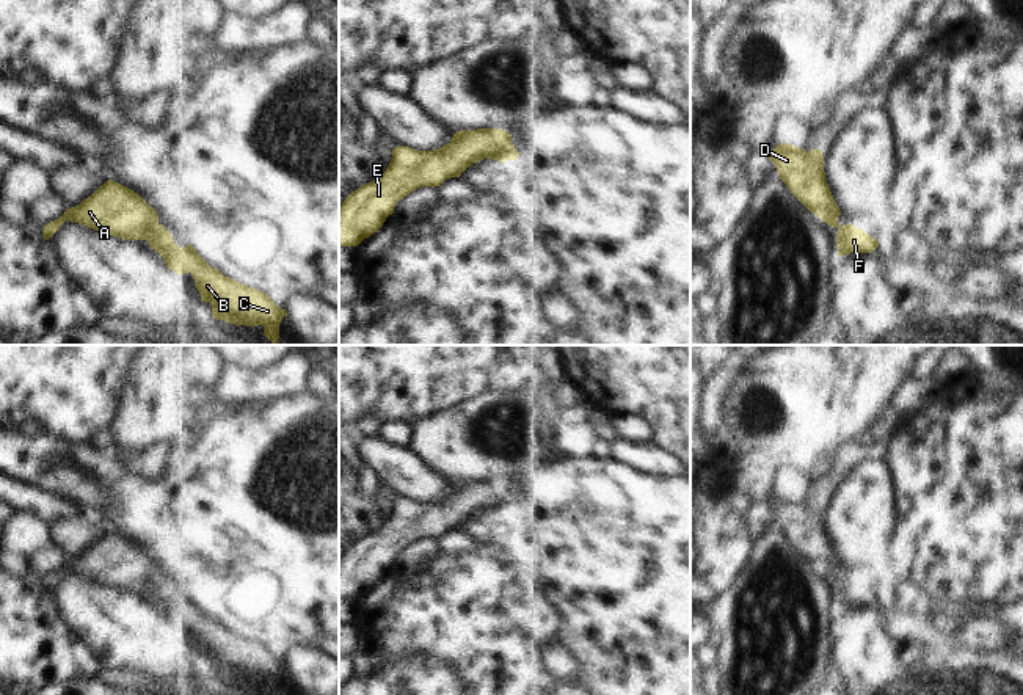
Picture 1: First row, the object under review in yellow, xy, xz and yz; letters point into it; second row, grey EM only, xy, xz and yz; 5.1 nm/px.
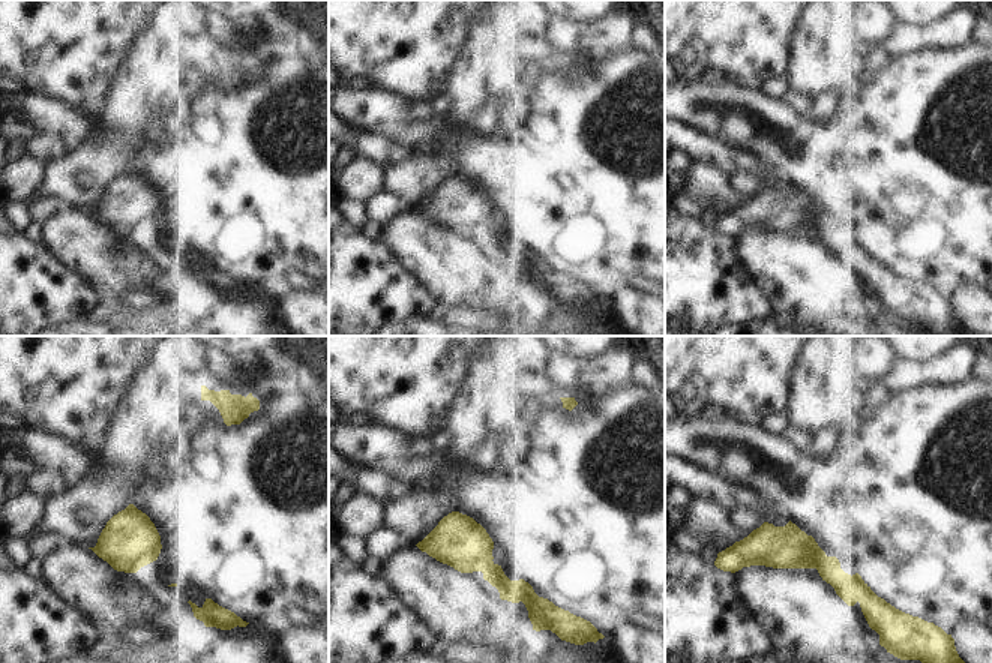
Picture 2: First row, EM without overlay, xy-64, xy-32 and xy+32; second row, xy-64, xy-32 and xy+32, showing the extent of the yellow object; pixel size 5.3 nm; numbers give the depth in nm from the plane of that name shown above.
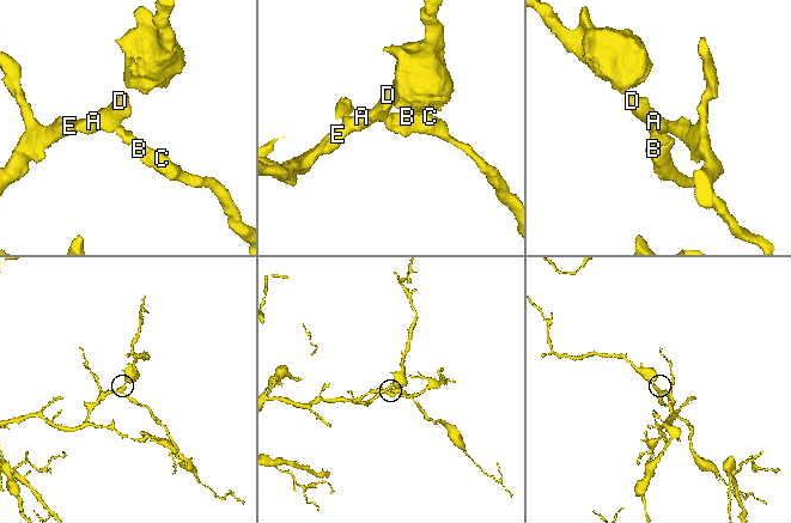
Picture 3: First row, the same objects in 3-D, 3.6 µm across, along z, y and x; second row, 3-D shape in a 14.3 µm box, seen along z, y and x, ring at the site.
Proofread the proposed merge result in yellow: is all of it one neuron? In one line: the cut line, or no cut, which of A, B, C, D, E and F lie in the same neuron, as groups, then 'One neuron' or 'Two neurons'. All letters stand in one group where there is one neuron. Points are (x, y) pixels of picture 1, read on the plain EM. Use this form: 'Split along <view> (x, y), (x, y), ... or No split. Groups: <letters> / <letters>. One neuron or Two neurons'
Split along xz (510, 494), (504, 510). Groups: A D E / B C F. Two neurons

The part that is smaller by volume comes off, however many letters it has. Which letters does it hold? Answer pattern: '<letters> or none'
B, C, F

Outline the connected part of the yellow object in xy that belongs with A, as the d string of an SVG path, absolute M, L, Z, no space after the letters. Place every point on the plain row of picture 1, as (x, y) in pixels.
M107 532L78 557L66 560L58 571L42 577L44 591L49 591L66 571L122 591L146 591L158 577L155 560L115 532Z

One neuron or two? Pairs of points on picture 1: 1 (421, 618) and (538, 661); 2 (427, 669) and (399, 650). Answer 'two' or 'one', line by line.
1: one
2: two

